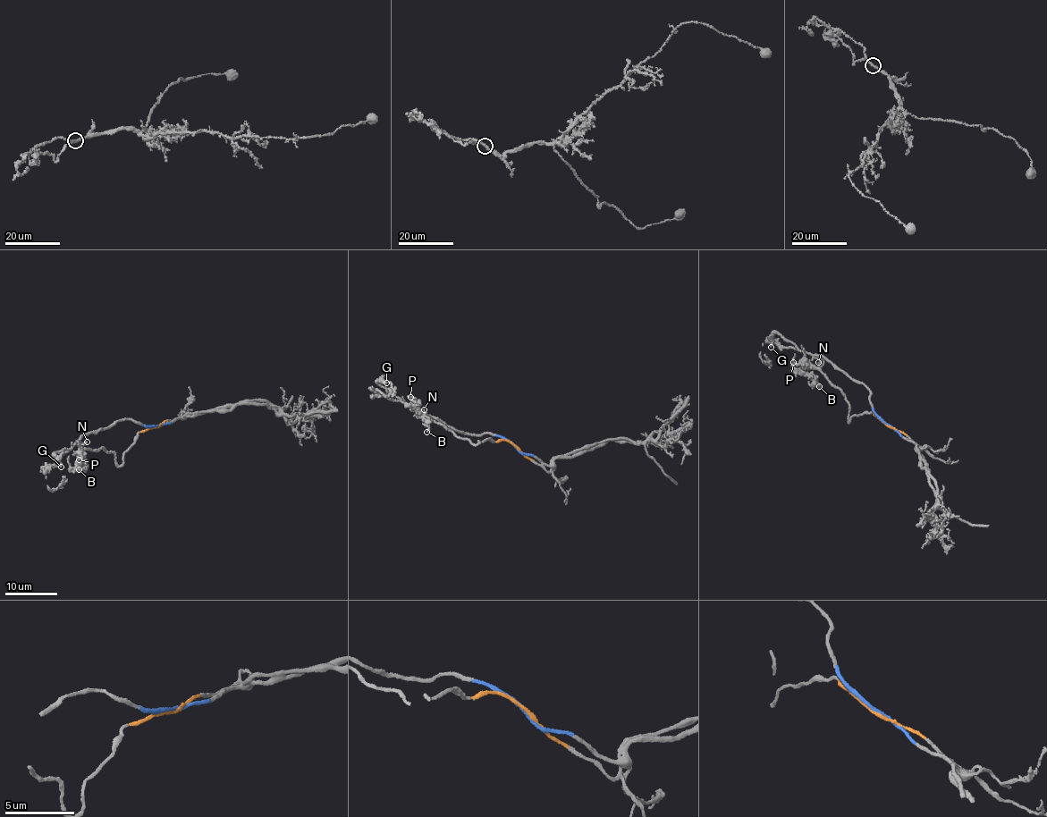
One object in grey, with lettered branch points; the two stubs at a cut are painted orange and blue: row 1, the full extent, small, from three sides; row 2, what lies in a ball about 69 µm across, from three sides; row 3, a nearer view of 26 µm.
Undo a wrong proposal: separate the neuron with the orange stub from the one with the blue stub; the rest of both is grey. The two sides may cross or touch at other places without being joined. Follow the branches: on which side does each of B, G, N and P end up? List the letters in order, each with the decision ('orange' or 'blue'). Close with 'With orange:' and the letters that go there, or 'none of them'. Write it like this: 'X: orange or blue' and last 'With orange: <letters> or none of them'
B: orange
G: blue
N: blue
P: orange
With orange: B, P

